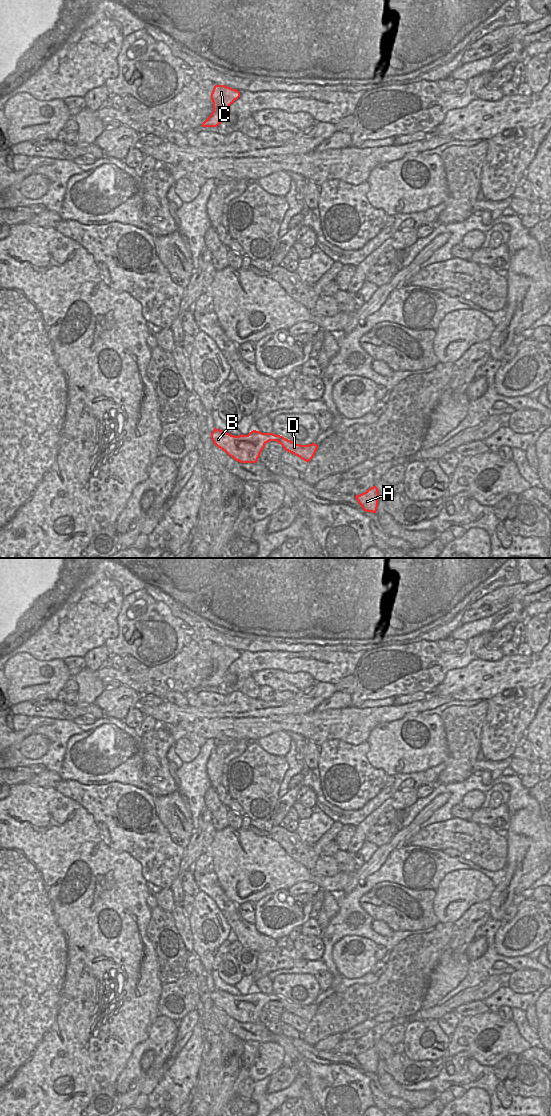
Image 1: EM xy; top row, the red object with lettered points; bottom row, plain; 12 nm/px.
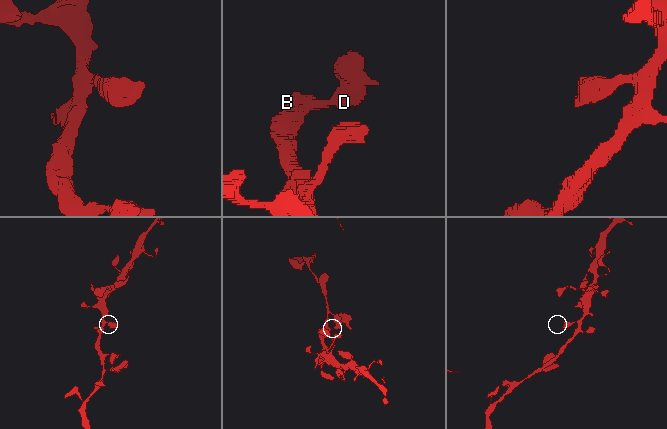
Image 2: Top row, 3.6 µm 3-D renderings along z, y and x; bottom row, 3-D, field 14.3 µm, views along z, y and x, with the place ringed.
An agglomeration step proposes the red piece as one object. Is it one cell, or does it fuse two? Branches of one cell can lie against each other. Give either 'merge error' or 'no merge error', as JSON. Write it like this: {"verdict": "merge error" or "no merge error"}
{"verdict": "no merge error"}

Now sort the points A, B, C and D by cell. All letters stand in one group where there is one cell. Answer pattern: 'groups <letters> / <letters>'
groups A B C D

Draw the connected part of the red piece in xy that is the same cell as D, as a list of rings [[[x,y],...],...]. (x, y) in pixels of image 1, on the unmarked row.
[[[214,988],[211,999],[218,1008],[225,1011],[230,1017],[240,1023],[256,1023],[265,1008],[265,1004],[276,1001],[288,1011],[307,1023],[314,1017],[318,1005],[300,1005],[273,993],[262,993],[253,990],[248,995],[234,996],[220,989]]]

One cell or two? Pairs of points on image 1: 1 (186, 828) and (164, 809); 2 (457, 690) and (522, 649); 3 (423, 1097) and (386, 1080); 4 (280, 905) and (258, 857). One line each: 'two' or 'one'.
1: one
2: two
3: one
4: two

